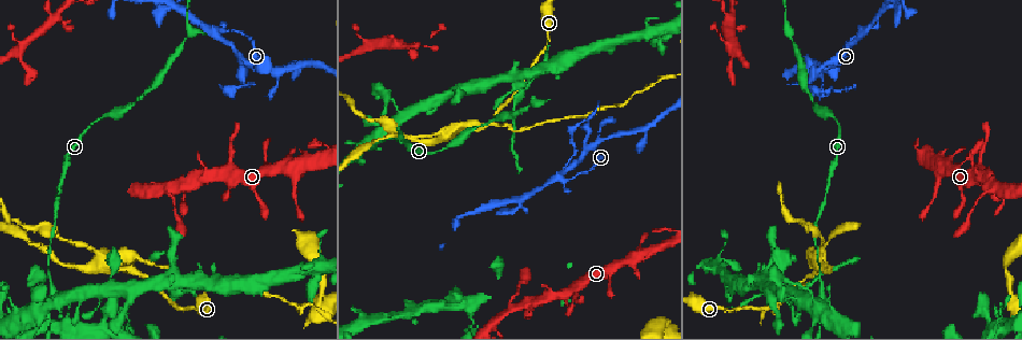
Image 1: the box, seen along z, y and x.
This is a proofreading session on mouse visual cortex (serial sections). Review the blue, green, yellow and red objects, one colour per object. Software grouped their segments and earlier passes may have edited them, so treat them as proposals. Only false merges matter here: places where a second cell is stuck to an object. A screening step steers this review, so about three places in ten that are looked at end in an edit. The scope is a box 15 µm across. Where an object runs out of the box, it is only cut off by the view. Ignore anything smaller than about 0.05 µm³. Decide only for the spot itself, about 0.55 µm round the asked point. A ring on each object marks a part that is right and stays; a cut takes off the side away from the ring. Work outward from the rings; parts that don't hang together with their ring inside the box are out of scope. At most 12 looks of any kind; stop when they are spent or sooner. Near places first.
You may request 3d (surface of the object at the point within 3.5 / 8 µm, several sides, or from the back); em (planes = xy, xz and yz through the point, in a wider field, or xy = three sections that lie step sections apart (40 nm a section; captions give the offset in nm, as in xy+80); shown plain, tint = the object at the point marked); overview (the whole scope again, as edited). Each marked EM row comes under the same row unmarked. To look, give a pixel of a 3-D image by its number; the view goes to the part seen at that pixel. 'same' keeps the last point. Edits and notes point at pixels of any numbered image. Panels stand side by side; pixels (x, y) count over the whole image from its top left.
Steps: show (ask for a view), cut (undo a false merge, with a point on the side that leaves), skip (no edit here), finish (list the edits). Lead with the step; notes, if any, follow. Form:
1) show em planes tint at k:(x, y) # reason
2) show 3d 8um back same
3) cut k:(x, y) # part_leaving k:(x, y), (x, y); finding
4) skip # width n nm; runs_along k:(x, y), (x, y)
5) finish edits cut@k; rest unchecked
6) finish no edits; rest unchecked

show 3d 8um at 1:(167, 188) # three arms meet

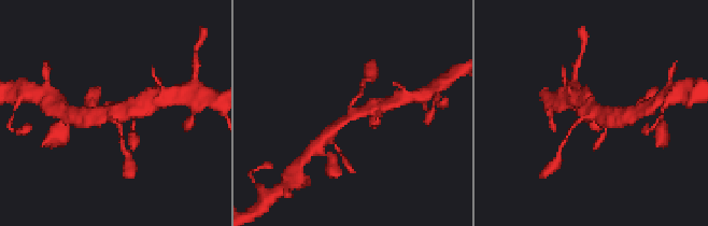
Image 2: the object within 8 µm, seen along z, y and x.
show em xy step 1 tint at 2:(355, 114) # shape alone is not enough

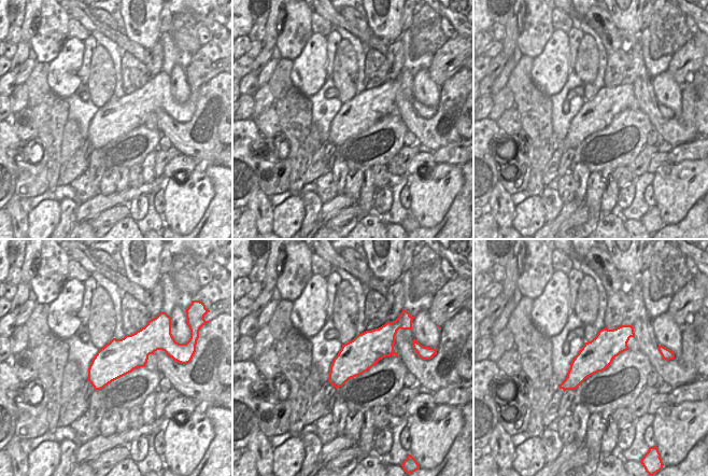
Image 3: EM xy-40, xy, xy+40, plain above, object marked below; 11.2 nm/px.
skip # width 380 nm; runs_along 3:(631, 332), (608, 344), (563, 386); continuous, no second cell

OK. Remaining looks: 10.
show 3d 3.5um at 1:(815, 267) # sharp bend

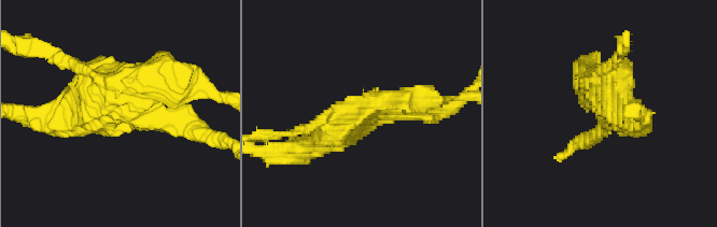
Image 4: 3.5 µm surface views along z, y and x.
show em xy step 5 tint at 4:(378, 113)

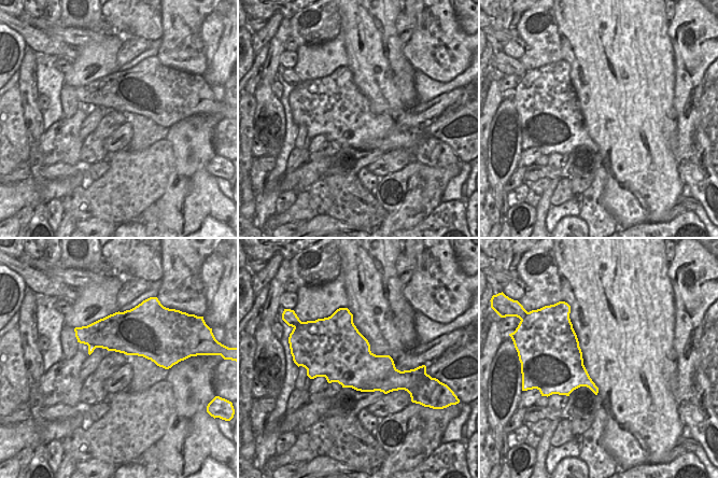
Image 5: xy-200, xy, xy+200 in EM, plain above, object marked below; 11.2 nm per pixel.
show em planes tint same

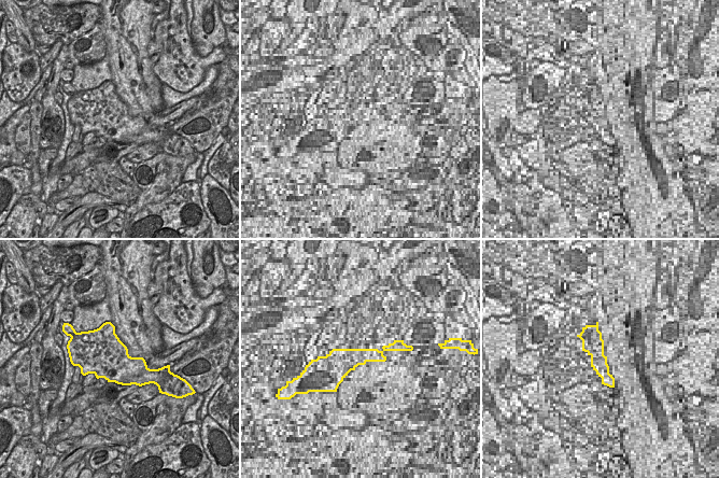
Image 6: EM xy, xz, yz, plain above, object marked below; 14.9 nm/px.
cut 4:(114, 95) # part_leaving 4:(141, 121), (108, 91), (61, 117); a second cell is stuck on

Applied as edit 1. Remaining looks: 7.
show overview # see it whole again

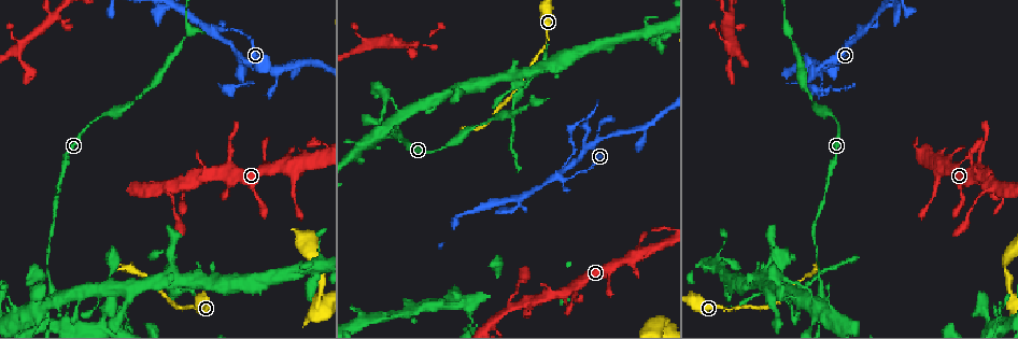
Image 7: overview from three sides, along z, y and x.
show 3d 3.5um at 7:(48, 300) # abrupt turn

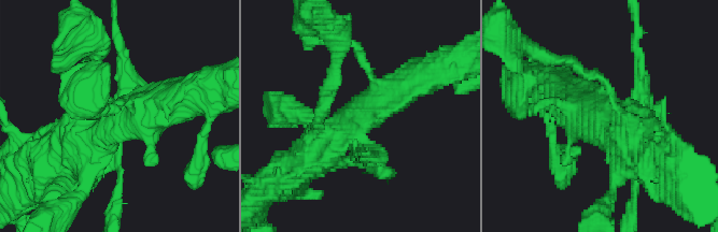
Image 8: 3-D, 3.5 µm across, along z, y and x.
show em xy step 2 tint at 8:(121, 114) # now the EM

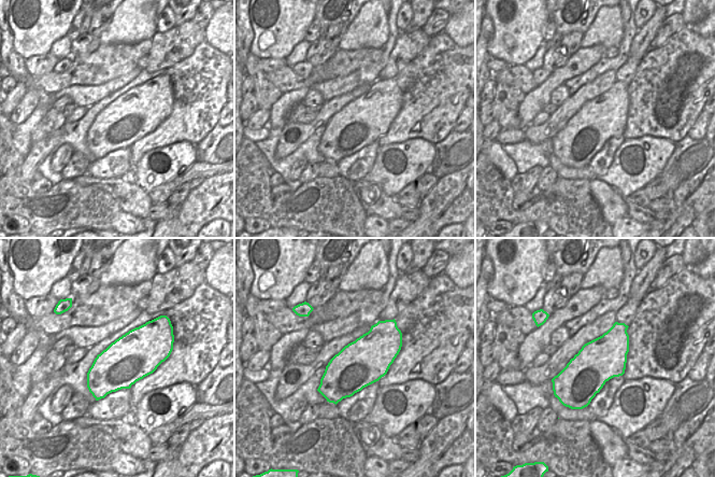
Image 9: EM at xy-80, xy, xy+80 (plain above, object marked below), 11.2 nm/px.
cut 8:(87, 132) # part_leaving 8:(361, 138), (374, 106), (427, 74); two cells meet here

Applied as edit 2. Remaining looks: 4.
show 3d 3.5um at 7:(561, 175)

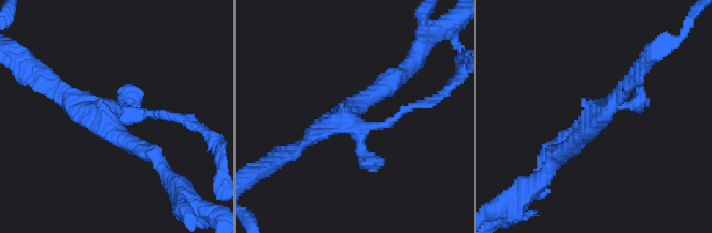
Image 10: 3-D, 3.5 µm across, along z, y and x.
show em xy step 3 tint at 10:(110, 115)

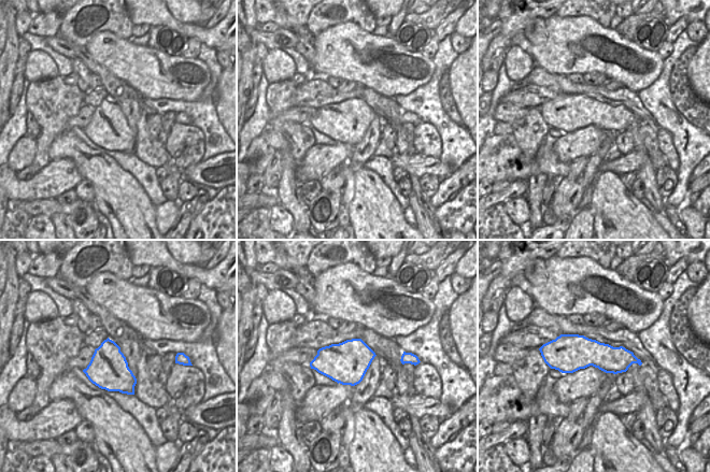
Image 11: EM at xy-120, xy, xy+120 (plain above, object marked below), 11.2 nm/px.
skip # continuous, no second cell

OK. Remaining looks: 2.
show overview # see it whole again

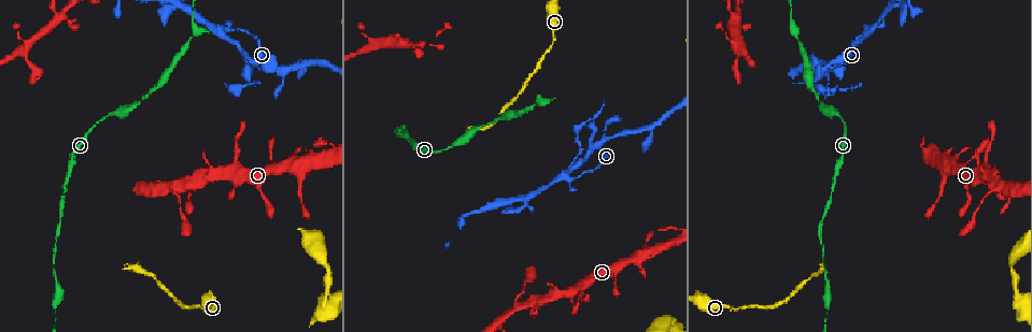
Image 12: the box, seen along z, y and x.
show 3d 3.5um at 12:(305, 63) # three-way junction

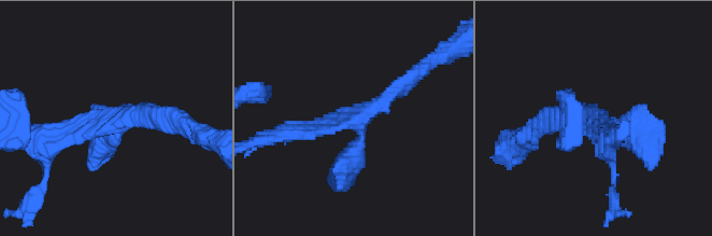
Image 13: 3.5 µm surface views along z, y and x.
skip # arm_widths 200, 250, 350 nm; runs_along 13:(289, 133), (359, 119), (415, 74); one cell here

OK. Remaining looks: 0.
finish edits cut@4, cut@8; rest unchecked

